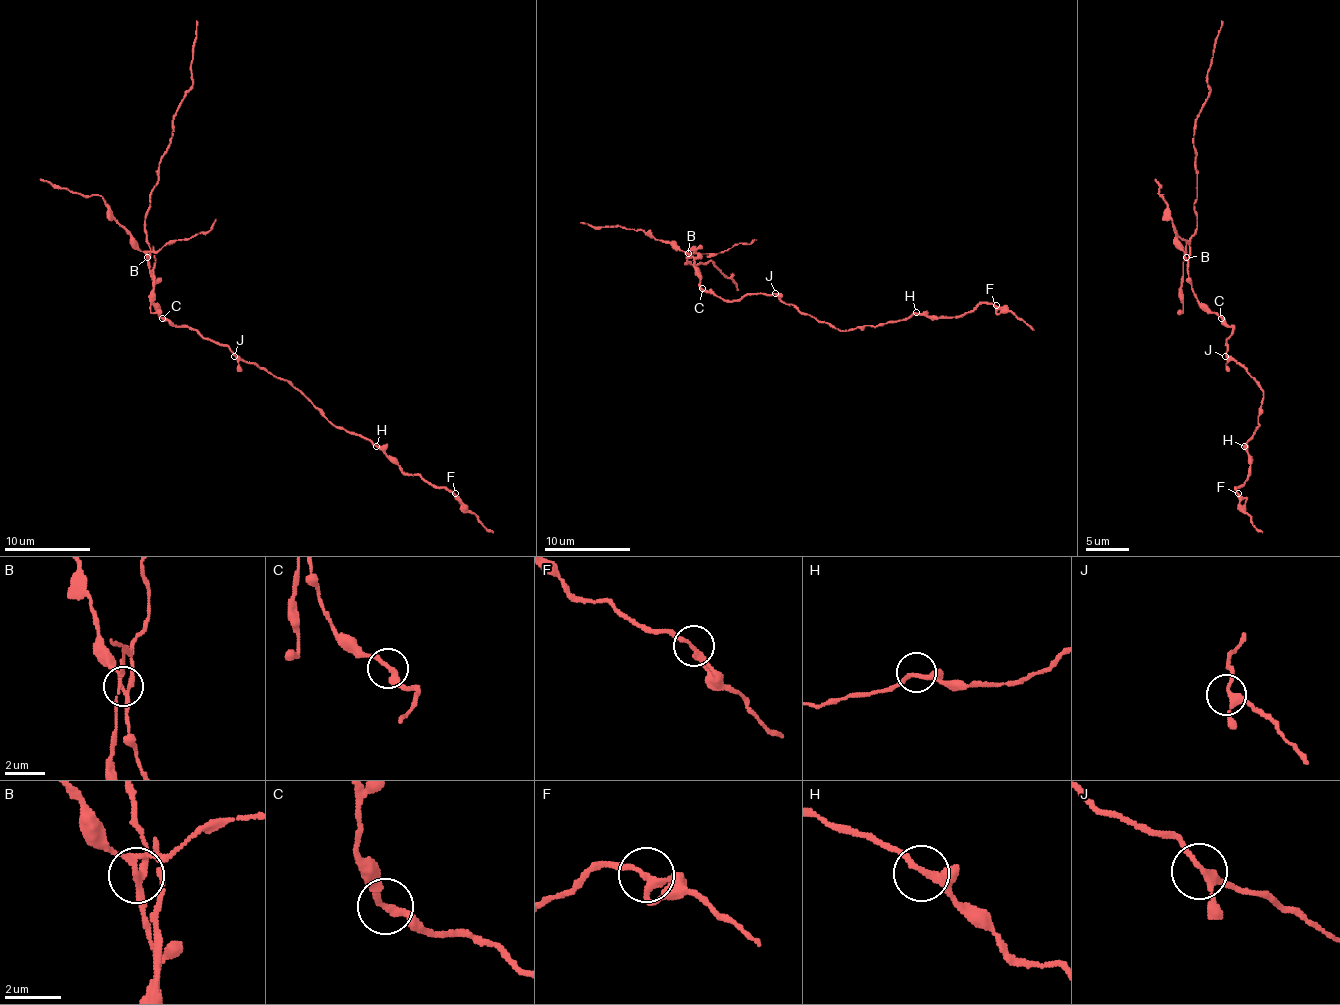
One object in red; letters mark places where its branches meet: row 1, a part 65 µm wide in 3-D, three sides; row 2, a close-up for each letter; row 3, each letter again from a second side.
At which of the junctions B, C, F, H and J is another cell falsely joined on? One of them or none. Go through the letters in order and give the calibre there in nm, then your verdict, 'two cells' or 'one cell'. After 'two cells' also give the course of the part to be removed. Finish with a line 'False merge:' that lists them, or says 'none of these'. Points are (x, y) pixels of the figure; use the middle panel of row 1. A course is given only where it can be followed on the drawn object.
B: 200 nm | two cells | (687, 254), (640, 230), (580, 222)
C: 240 nm | one cell
F: 240 nm | one cell
H: 220 nm | one cell
J: 220 nm | one cell
False merge: B

